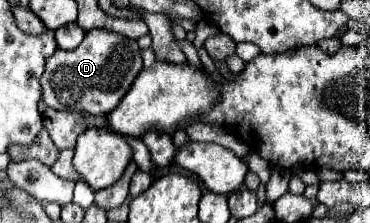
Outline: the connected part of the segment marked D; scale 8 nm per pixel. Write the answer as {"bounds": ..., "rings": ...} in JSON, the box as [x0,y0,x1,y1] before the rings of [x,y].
{"bounds":[41,30,143,116],"rings":[[[89,30],[79,48],[57,50],[47,58],[47,68],[41,78],[43,100],[53,110],[107,116],[127,94],[141,70],[143,62],[137,40],[109,30]]]}

